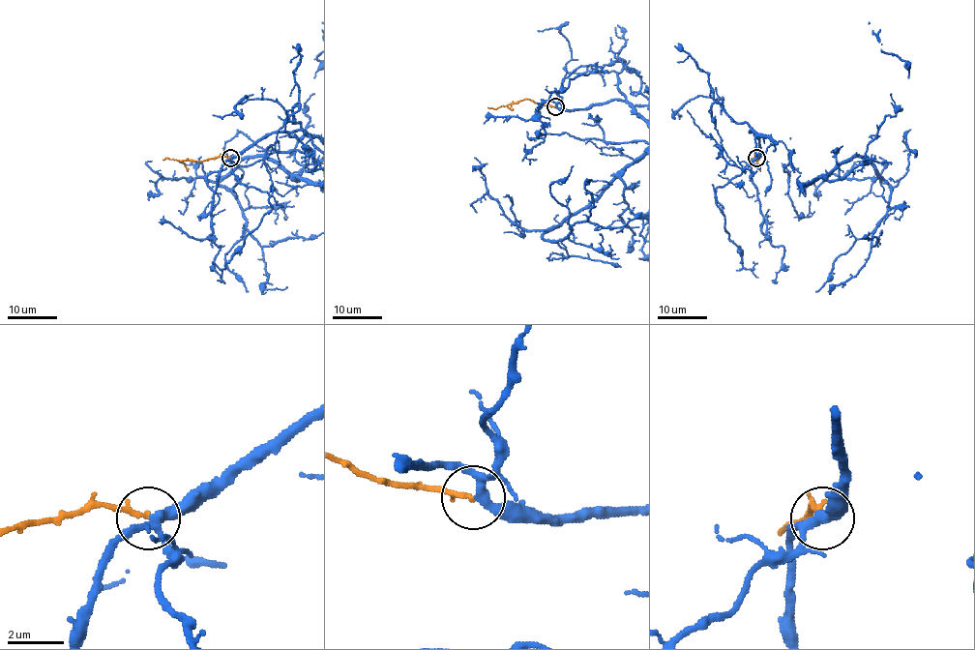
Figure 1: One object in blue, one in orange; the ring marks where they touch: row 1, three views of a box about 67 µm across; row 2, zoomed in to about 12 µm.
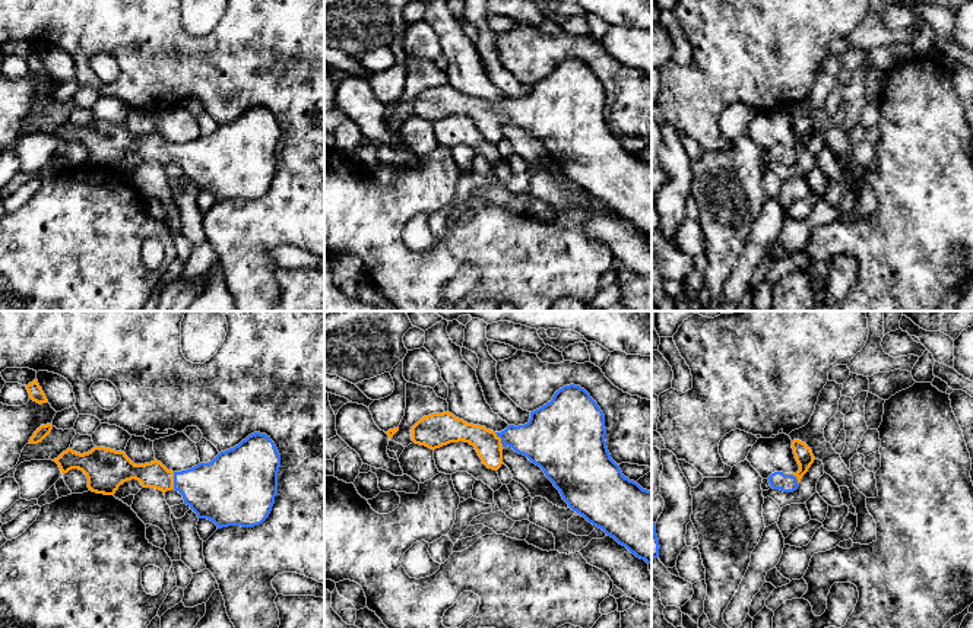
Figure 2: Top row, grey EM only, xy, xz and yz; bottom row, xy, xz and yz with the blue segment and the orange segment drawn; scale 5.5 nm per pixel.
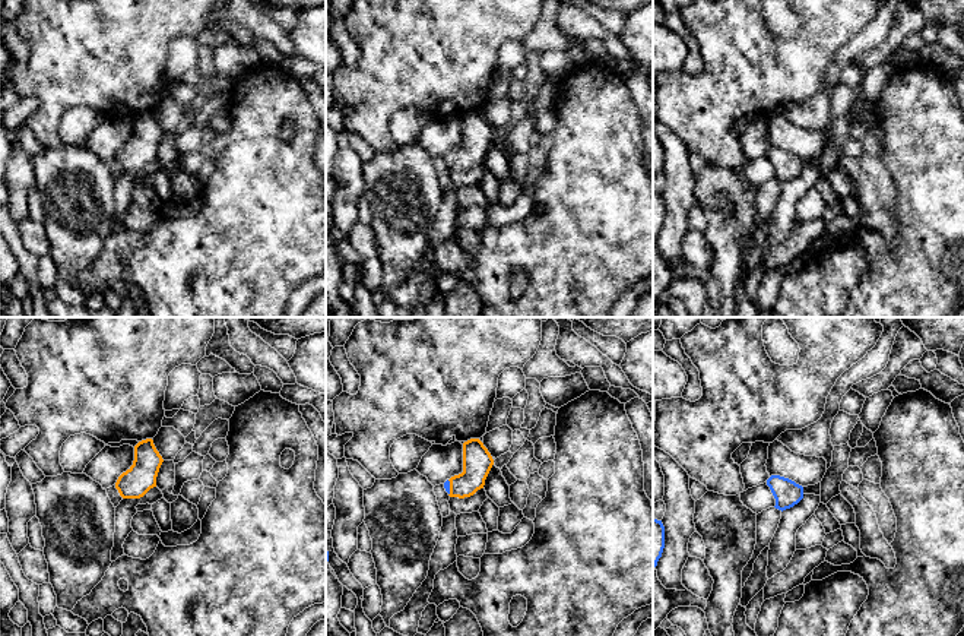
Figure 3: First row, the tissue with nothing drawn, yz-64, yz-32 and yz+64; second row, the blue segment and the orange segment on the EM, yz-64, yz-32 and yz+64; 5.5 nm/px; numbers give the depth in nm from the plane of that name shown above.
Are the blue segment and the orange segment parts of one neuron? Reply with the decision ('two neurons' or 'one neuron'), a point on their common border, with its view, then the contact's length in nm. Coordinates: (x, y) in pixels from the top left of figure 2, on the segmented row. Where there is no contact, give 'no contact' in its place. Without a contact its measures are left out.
one neuron | xy (174, 481) | 100 nm

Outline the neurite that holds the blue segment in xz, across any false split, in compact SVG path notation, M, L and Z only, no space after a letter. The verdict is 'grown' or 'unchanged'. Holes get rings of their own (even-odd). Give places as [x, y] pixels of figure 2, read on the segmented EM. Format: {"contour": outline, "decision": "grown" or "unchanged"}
{"contour": "M564 386L555 391L551 402L530 412L527 424L508 425L501 432L468 424L450 412L424 416L411 432L415 444L431 450L450 443L469 443L482 463L492 470L498 470L503 464L501 448L511 447L543 470L573 511L602 529L637 558L652 564L652 491L625 478L611 459L605 441L605 415L580 386Z", "decision": "grown"}

